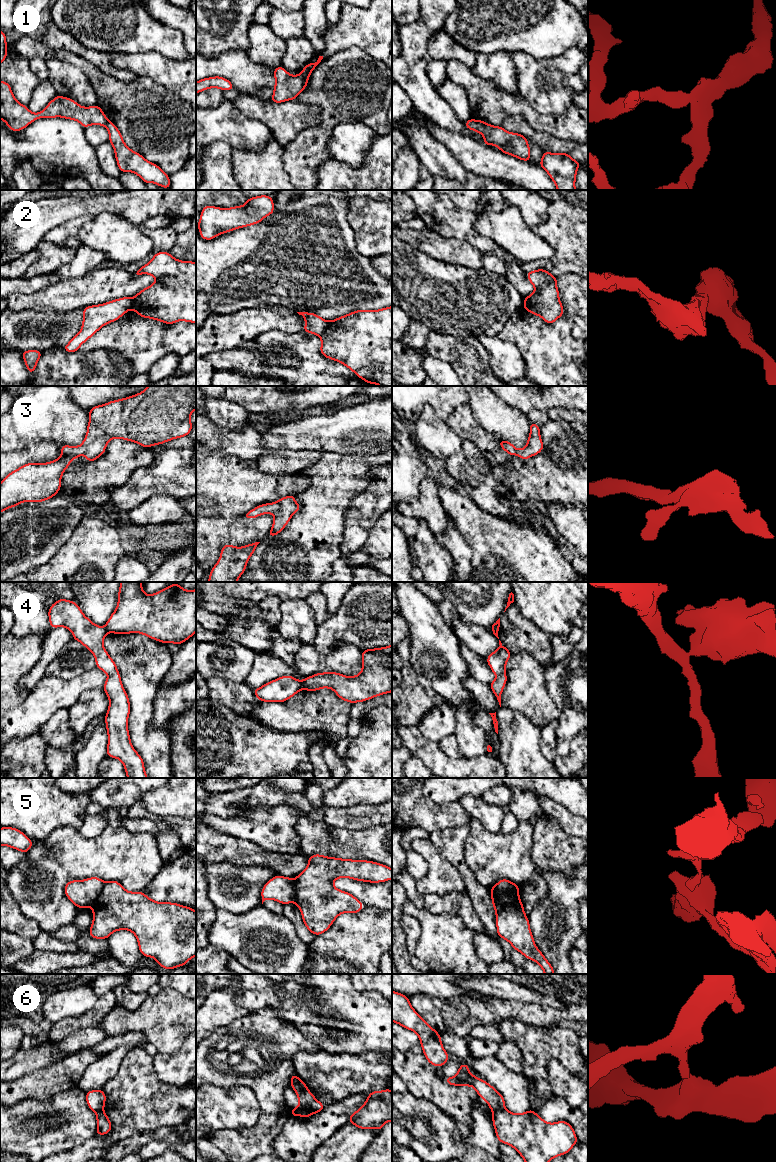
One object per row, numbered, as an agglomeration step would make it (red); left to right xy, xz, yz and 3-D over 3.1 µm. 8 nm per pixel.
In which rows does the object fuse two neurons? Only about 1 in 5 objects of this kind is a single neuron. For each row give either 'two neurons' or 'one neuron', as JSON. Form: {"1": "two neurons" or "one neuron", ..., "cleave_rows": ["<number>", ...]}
{"1": "two neurons", "2": "two neurons", "3": "one neuron", "4": "two neurons", "5": "two neurons", "6": "two neurons", "cleave_rows": ["1", "2", "4", "5", "6"]}

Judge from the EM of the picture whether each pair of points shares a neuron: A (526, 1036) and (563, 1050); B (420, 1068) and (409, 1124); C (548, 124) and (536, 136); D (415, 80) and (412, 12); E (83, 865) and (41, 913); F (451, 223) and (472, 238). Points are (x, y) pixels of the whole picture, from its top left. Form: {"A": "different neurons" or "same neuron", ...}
{"A": "same neuron", "B": "different neurons", "C": "different neurons", "D": "different neurons", "E": "same neuron", "F": "same neuron"}

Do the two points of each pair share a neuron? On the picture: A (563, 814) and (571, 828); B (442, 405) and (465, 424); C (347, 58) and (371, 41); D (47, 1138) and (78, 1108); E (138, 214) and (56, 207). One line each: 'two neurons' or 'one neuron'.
A: one neuron
B: two neurons
C: two neurons
D: one neuron
E: one neuron

